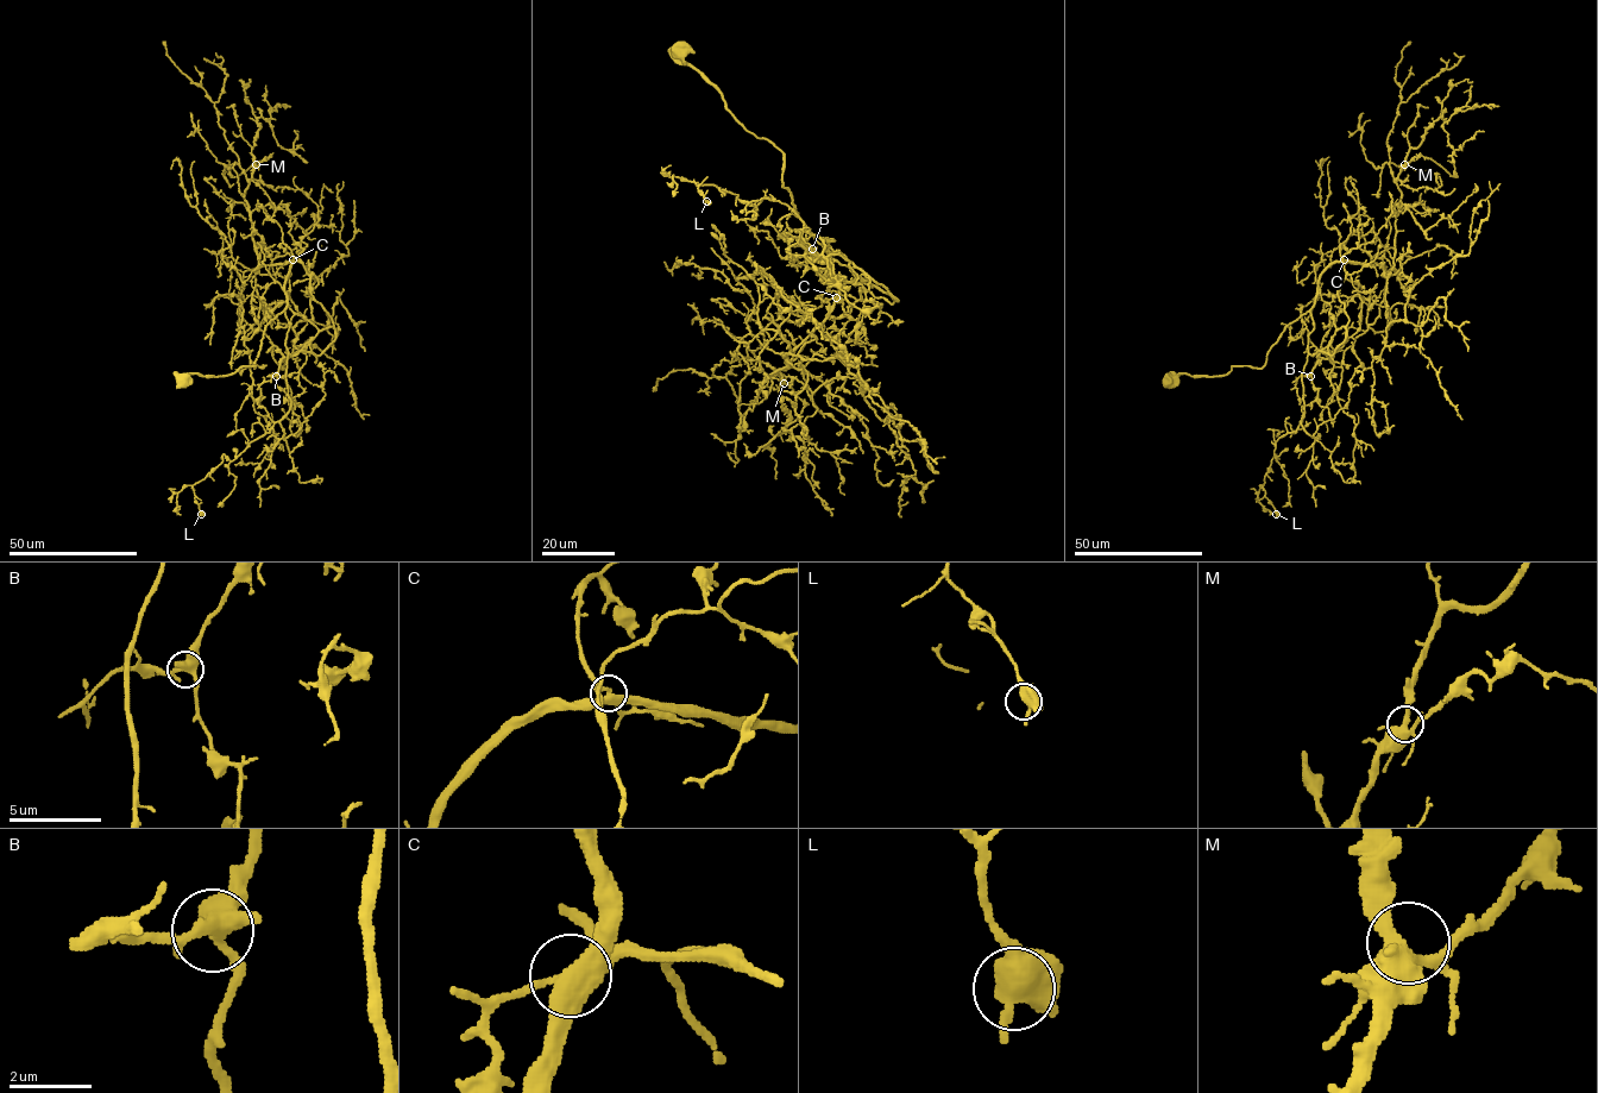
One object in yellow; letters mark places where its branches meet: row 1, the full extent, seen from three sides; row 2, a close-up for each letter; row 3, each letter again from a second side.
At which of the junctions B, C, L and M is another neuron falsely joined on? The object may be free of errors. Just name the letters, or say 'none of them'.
none of them

